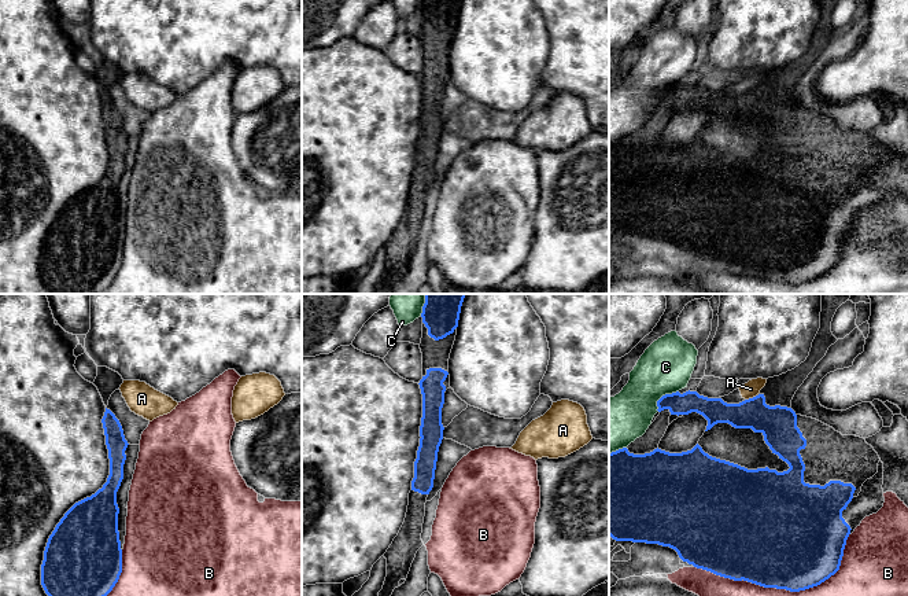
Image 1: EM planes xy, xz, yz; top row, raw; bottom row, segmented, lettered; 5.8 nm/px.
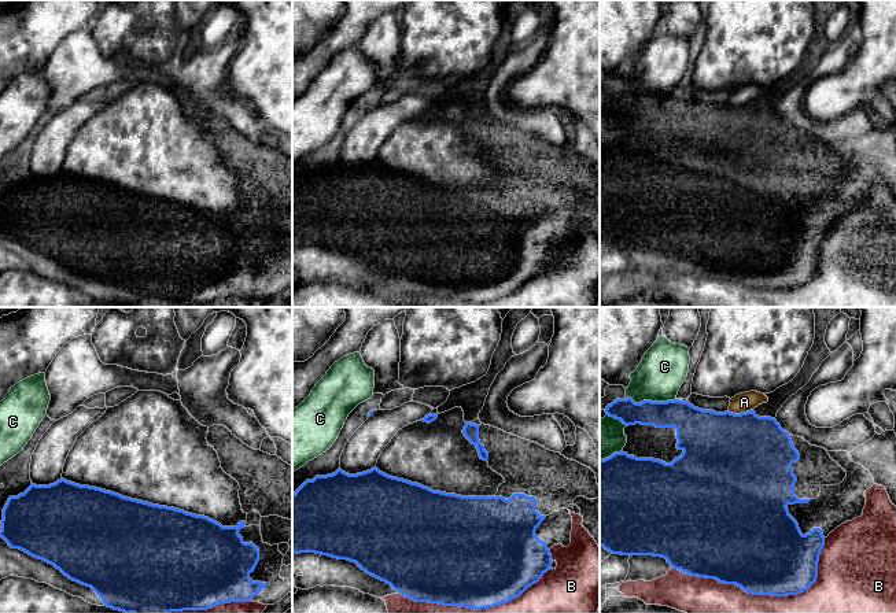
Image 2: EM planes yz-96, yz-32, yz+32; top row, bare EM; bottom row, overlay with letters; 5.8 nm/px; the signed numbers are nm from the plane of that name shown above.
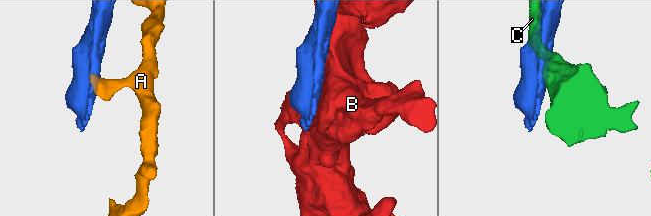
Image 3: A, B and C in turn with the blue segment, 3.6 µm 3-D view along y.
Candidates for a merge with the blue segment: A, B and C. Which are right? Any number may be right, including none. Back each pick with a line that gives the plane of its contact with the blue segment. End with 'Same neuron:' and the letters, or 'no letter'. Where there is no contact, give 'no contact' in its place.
Same neuron: no letter

